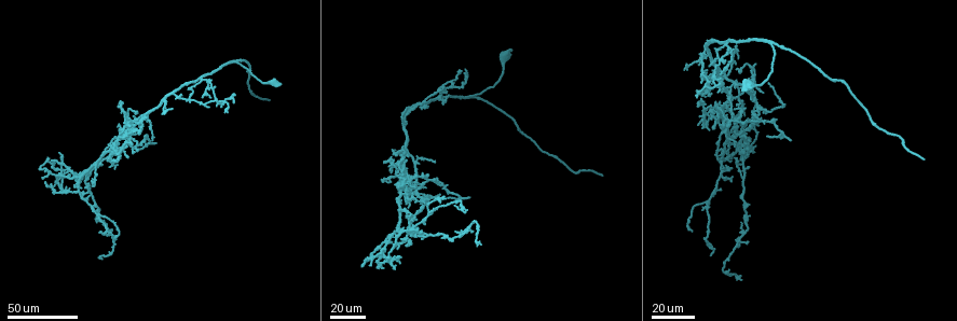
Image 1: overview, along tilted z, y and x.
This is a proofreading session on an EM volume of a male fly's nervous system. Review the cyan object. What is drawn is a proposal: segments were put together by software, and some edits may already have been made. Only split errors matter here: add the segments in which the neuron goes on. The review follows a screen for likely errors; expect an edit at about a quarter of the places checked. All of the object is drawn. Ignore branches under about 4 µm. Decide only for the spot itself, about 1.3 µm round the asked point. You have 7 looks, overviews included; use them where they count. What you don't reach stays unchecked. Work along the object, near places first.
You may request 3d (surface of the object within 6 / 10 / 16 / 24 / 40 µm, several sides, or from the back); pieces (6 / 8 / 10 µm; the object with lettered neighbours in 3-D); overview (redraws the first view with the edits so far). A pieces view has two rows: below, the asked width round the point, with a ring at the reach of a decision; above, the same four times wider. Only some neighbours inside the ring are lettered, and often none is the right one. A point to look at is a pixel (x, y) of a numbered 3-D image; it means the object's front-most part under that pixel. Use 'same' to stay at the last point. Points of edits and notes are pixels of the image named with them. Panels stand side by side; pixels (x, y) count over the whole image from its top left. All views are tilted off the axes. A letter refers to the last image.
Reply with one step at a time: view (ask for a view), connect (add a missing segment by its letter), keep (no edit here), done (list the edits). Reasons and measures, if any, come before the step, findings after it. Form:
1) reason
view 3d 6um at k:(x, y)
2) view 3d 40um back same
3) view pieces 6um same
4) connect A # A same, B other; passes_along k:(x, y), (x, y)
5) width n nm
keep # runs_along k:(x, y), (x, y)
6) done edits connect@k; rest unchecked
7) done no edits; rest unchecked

end of a long branch
view 3d 40um at 1:(449, 196)

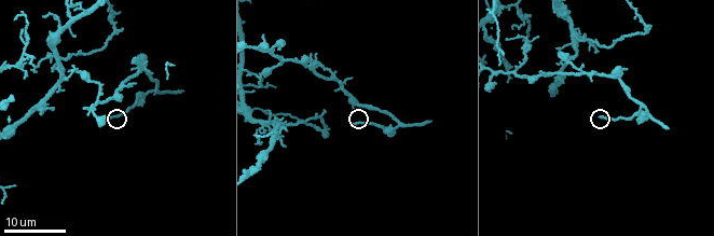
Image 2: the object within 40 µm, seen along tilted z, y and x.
view pieces 8um at 2:(110, 119)

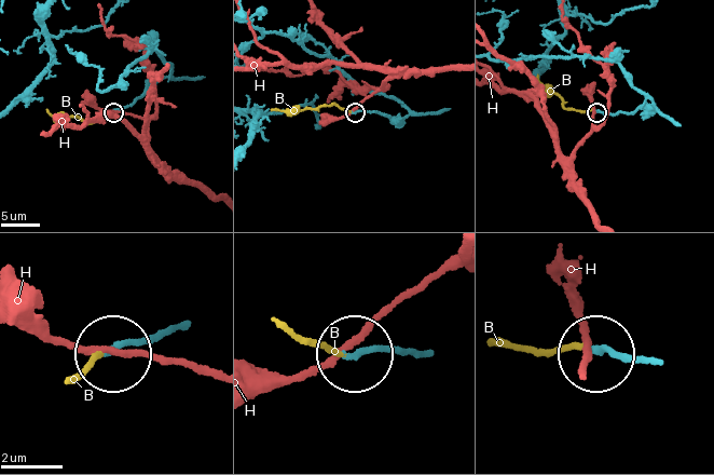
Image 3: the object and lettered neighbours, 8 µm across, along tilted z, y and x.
width 190 nm
connect B # B same, H other; passes_along 3:(649, 360), (599, 347), (553, 352), (506, 345); the neuron continues

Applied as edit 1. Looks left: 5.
redraw
view overview

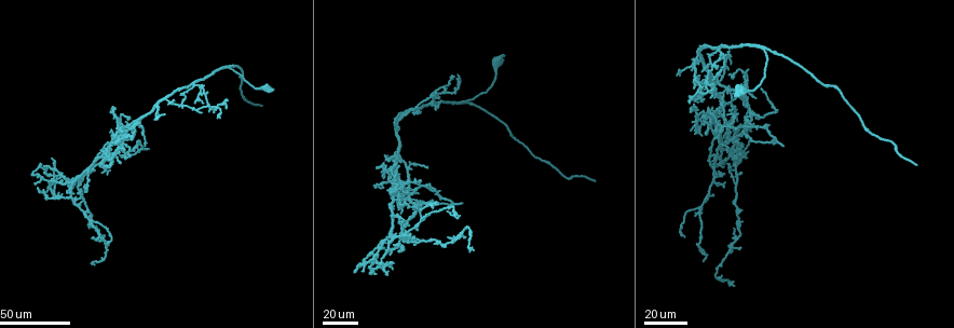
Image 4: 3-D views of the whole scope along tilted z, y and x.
branch stops here
view 3d 40um at 4:(725, 139)

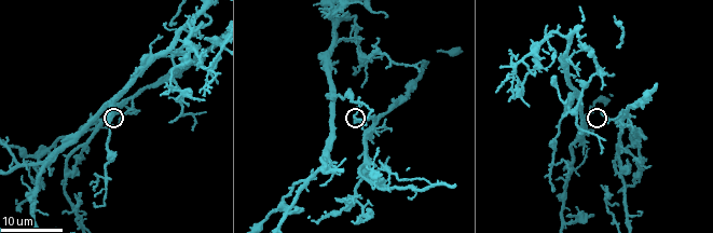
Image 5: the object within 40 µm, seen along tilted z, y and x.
view 3d 10um at 5:(604, 109)

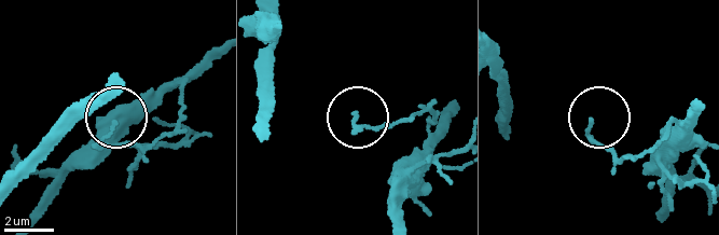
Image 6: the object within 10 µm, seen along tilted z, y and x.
view pieces 10um at 6:(590, 120)

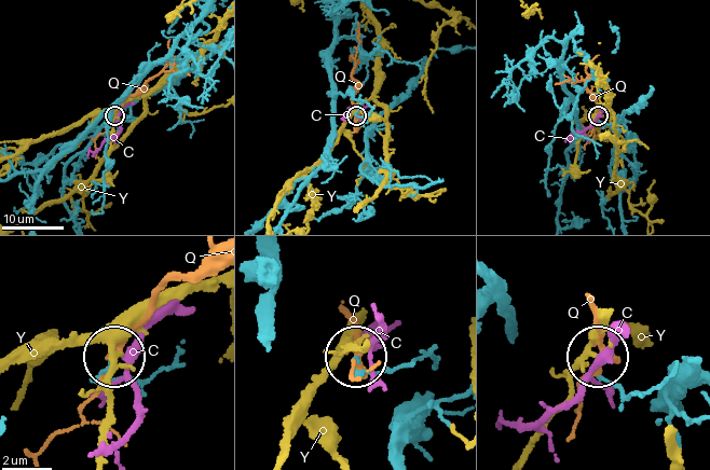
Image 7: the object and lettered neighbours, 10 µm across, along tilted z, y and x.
keep # C other, Q other, Y other; no lettered segment goes on from it

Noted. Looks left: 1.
done edits connect@3; rest unchecked

